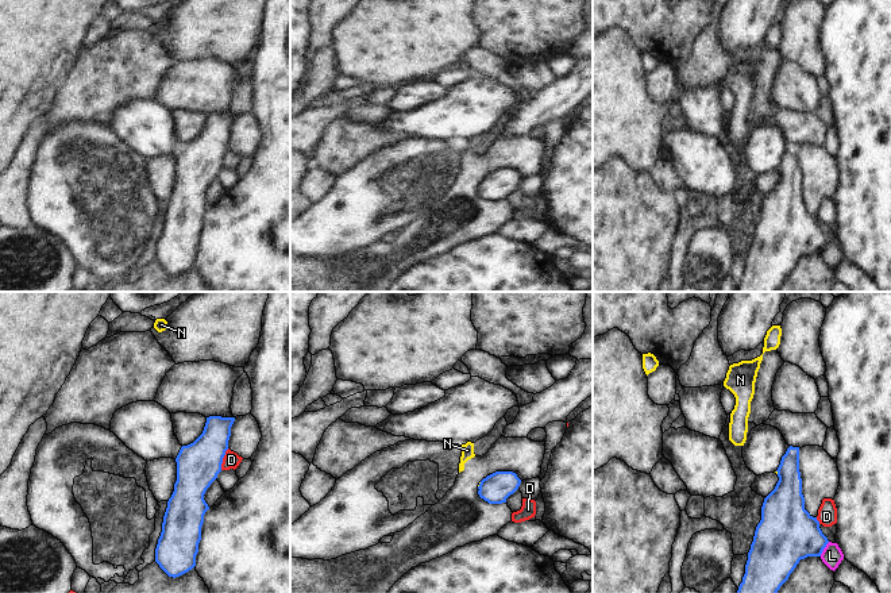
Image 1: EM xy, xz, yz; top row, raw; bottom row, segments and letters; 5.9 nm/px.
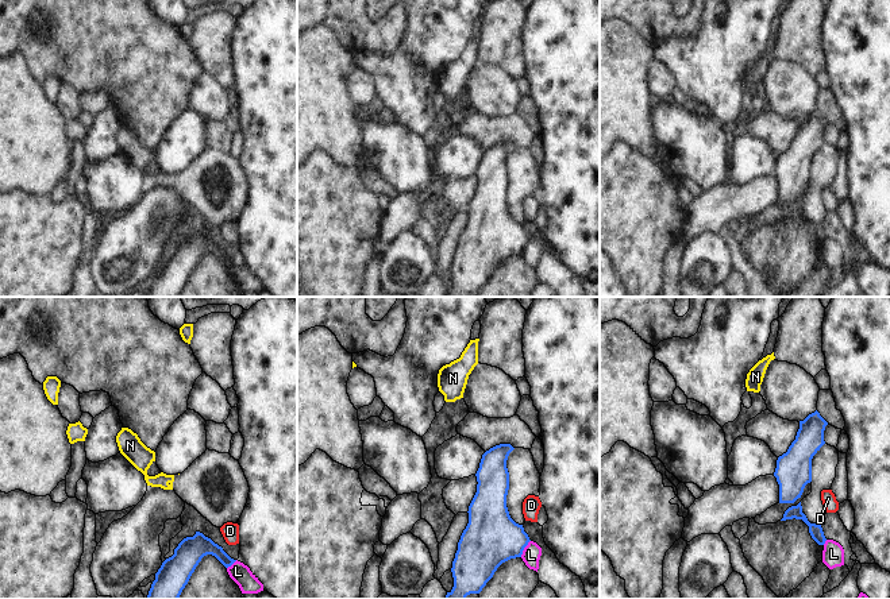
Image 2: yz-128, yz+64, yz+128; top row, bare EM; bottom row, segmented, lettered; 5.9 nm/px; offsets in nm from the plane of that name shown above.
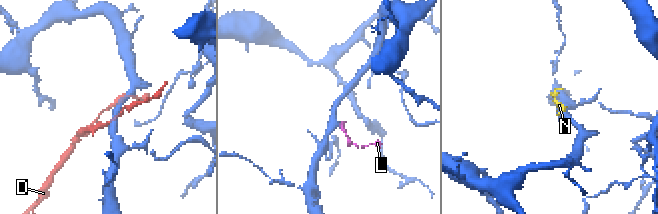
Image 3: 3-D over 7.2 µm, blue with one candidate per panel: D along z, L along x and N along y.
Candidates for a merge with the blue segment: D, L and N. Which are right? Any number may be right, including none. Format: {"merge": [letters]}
{"merge": []}

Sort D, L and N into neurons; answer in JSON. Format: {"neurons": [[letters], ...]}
{"neurons": [["D"], ["L"], ["N"]]}

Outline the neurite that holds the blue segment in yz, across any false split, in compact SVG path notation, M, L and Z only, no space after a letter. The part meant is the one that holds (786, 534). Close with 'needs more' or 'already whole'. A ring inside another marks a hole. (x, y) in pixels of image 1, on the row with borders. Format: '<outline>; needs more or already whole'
M799 447L787 448L776 471L779 481L764 498L737 593L778 593L801 559L821 557L829 543L805 509Z; already whole

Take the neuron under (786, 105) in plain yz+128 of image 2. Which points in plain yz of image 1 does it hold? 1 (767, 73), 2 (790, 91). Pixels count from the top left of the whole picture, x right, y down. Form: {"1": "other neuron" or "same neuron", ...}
{"1": "other neuron", "2": "same neuron"}

